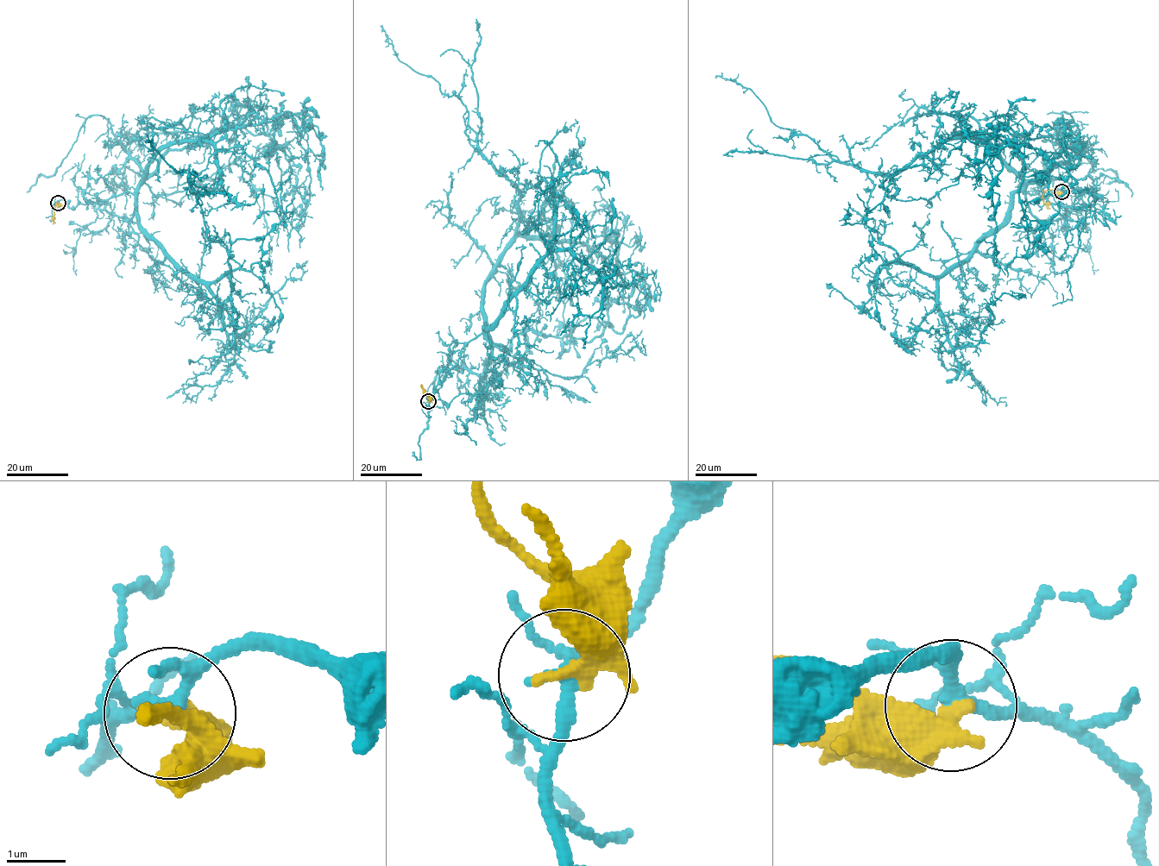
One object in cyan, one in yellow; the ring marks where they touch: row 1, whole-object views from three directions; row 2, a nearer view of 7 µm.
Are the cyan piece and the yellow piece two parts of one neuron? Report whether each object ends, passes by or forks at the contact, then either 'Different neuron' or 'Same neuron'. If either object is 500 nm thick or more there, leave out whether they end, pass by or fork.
At the ring cyan forks. At the ring yellow passes by. Different neuron

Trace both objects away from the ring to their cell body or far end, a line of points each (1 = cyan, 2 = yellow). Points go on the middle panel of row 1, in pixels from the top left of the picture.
1: (428, 401), (486, 335), (481, 297), (521, 192), (479, 149), (463, 103), (397, 59), (380, 27)
2: (428, 401), (429, 398), (421, 386), (428, 396)

